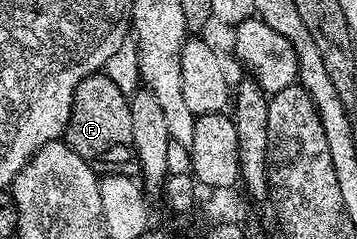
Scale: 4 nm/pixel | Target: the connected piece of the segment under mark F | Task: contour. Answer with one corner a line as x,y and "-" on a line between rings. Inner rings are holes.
104,71
95,72
77,86
73,94
73,106
69,114
69,122
65,133
65,142
81,159
86,160
92,166
98,166
104,173
119,174
127,167
136,163
135,147
133,146
133,114
129,96
117,88
116,83
109,78

